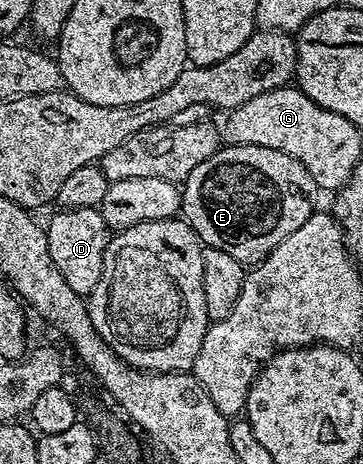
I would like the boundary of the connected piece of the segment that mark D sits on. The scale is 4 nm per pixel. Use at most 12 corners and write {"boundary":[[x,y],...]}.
{"boundary":[[59,209],[48,252],[72,292],[100,284],[111,231],[101,209]]}

